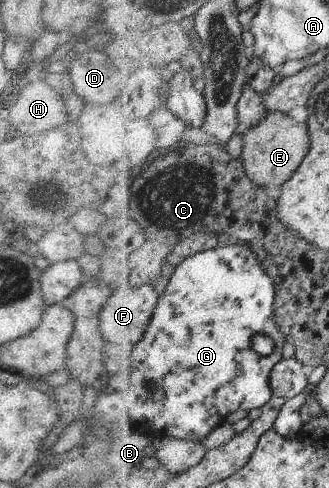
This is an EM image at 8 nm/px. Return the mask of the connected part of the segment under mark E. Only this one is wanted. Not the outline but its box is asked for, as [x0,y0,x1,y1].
[241,113,312,187]

